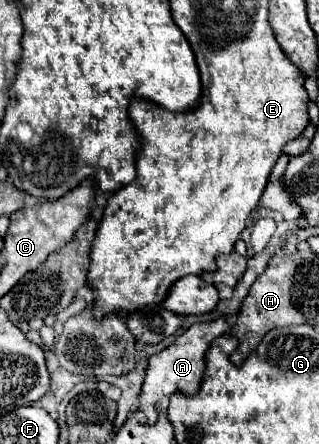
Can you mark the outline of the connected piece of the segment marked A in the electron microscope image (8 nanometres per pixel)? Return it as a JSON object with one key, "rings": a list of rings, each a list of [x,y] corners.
{"rings":[[[225,315],[217,317],[211,323],[193,323],[167,349],[163,349],[161,353],[149,357],[149,367],[147,367],[147,375],[145,375],[145,383],[143,383],[141,405],[139,405],[139,409],[147,415],[149,423],[157,421],[155,403],[159,403],[163,397],[169,397],[175,391],[183,391],[183,393],[199,391],[199,385],[201,385],[201,379],[203,379],[203,371],[205,371],[205,353],[207,353],[211,341],[215,337],[225,335],[229,329],[231,329],[231,321]]]}

